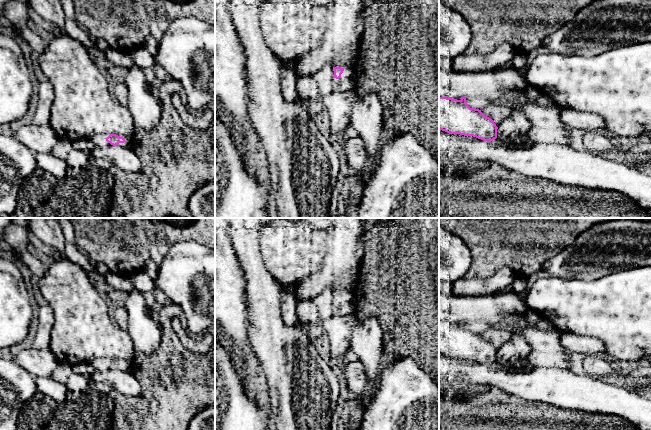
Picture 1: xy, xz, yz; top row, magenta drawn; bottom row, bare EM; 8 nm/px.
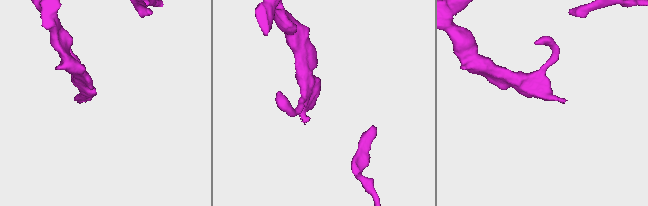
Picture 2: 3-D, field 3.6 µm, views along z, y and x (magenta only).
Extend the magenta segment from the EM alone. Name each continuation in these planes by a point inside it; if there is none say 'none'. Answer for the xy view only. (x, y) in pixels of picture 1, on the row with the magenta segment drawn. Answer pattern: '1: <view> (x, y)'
1: xy (127, 143)

